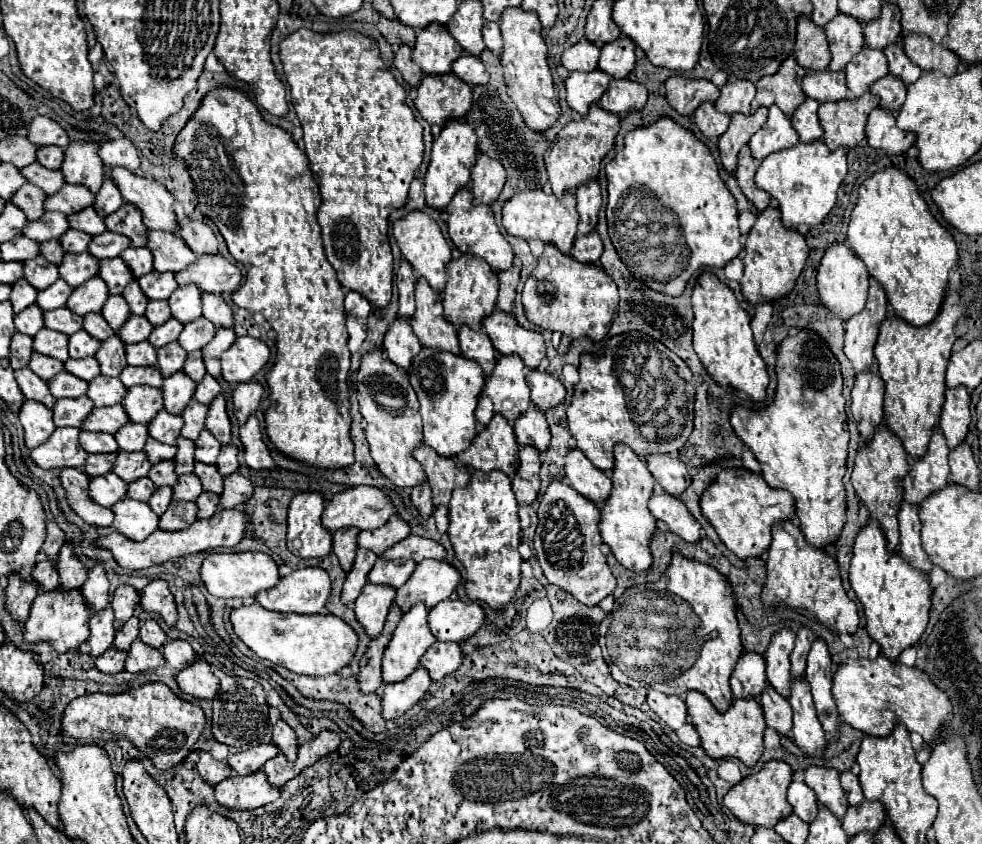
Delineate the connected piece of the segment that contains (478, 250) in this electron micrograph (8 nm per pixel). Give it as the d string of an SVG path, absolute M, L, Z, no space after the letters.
M469 189L457 191L457 195L451 199L451 203L447 205L445 211L449 215L449 221L447 221L449 237L461 253L471 253L471 255L481 257L483 261L487 261L491 265L491 269L495 273L505 271L513 265L513 249L499 233L491 207L489 205L473 205L473 195Z

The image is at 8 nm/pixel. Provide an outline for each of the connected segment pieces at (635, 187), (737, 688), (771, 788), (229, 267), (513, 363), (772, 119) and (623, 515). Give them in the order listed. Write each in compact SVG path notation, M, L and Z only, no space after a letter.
M669 117L657 123L635 129L625 137L625 147L607 165L607 225L609 237L617 255L627 265L631 275L649 289L679 297L689 277L701 269L725 267L741 253L741 235L737 223L737 203L719 177L717 163L711 151Z
M757 653L741 655L733 675L731 675L731 689L737 699L755 699L767 687L765 677L765 659Z
M769 761L763 769L751 777L745 777L741 783L733 785L729 793L723 797L725 807L741 821L753 827L775 827L785 815L791 815L791 805L787 803L787 787L791 783L793 771L783 761Z
M201 255L189 269L175 273L179 285L197 285L203 293L231 293L241 283L241 271L221 255Z
M517 355L499 359L495 371L485 381L485 395L493 401L495 413L501 413L509 423L529 409L531 399L525 383L525 365Z
M771 105L767 123L751 137L749 149L751 149L753 159L757 163L761 163L771 153L797 145L797 141L799 141L799 137L797 137L797 131L793 131L793 127L791 127L789 117L785 117L785 113L781 113L781 109L777 109L777 105Z
M617 445L615 447L615 467L613 467L613 491L609 501L601 509L601 537L603 543L607 543L615 555L615 559L631 571L645 571L653 563L653 555L649 549L649 541L653 539L653 533L657 529L655 517L649 513L647 503L653 495L655 481L649 473L647 465L627 447Z

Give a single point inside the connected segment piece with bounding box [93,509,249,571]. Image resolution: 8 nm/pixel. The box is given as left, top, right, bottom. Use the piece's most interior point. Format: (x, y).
(226, 528)

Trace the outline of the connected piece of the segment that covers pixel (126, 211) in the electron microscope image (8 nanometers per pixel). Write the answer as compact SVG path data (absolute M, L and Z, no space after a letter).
M129 203L121 205L117 213L111 213L105 217L105 227L107 231L119 233L129 237L131 247L143 247L147 241L147 227L141 219L141 211Z

